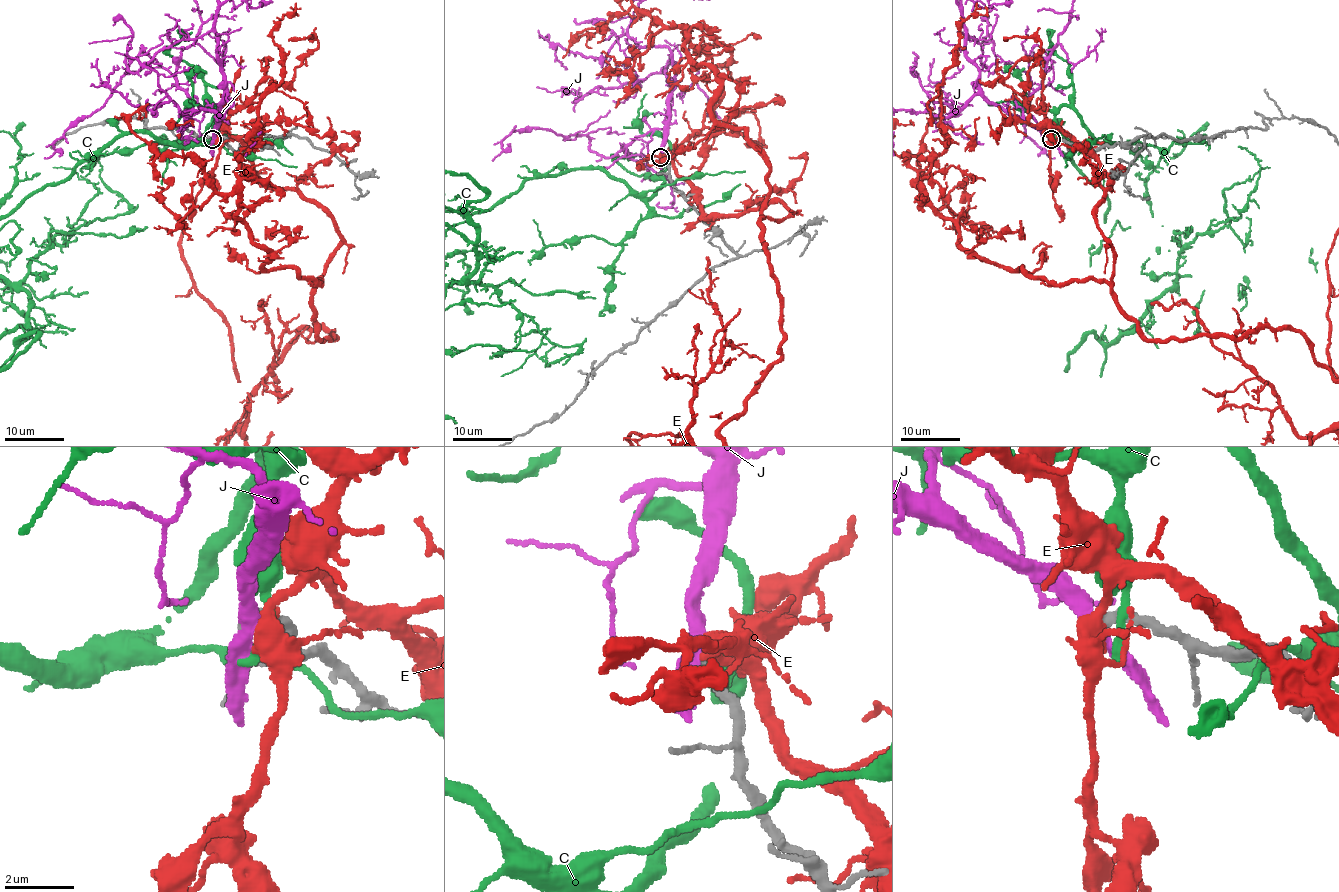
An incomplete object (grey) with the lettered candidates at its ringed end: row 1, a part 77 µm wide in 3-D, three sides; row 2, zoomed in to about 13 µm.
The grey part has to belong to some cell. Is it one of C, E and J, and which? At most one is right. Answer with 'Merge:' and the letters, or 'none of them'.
Merge: none of them

